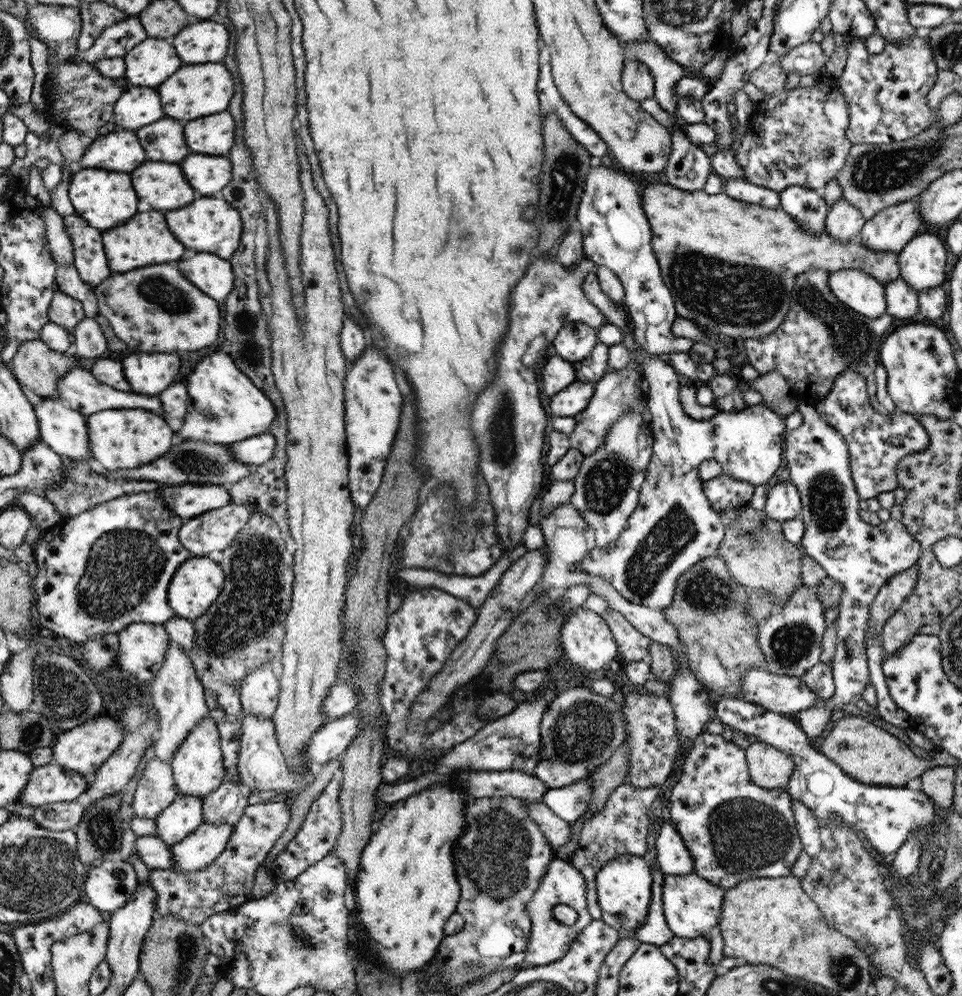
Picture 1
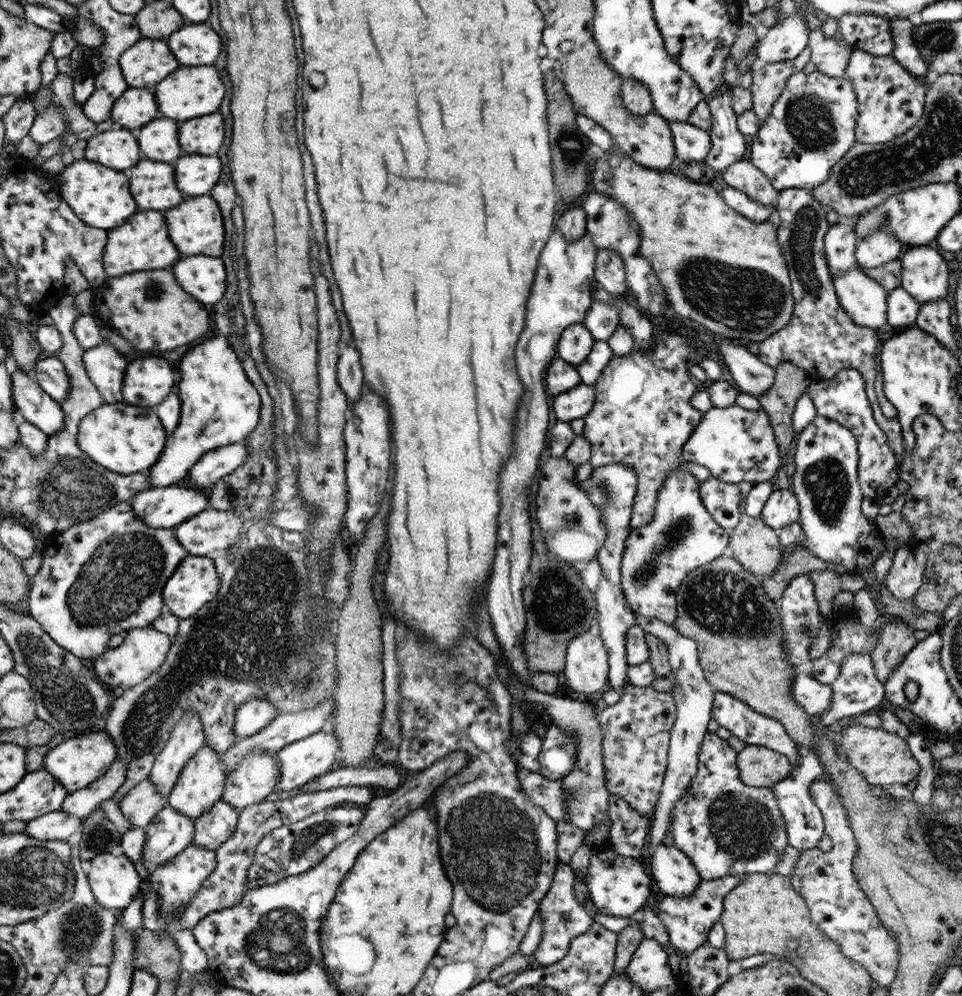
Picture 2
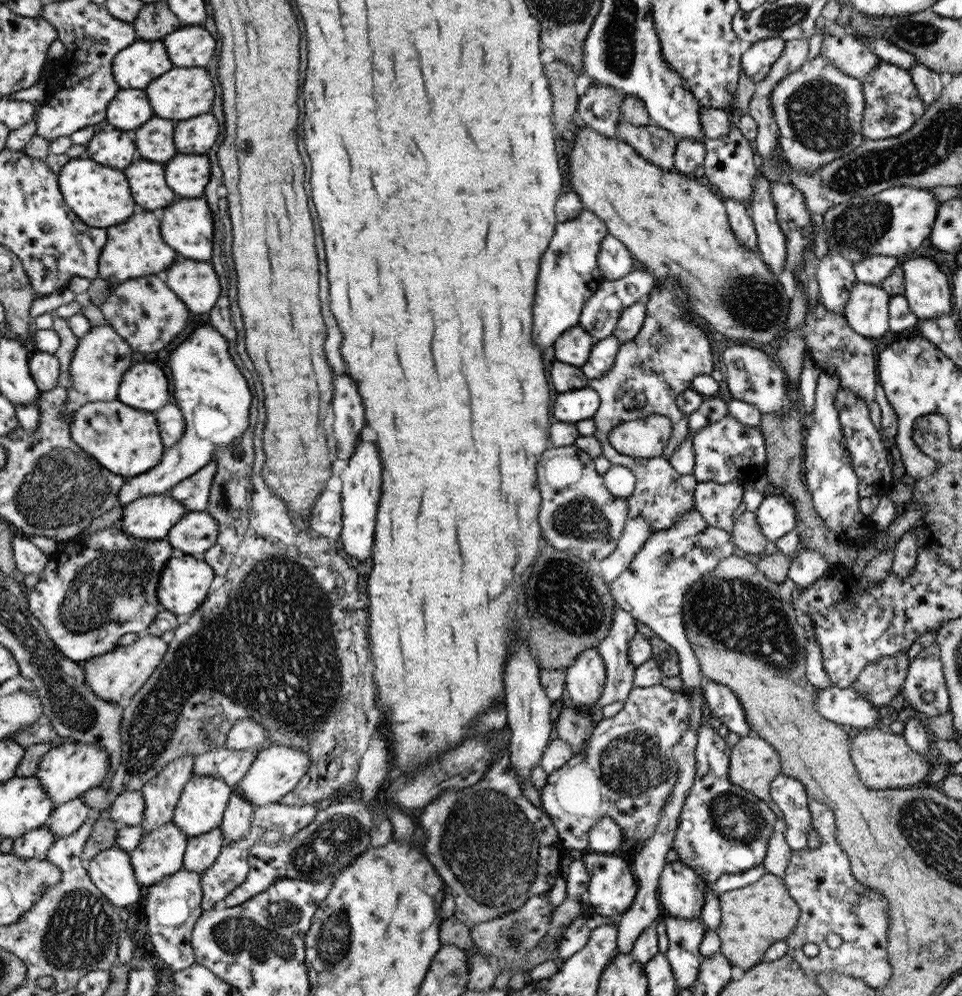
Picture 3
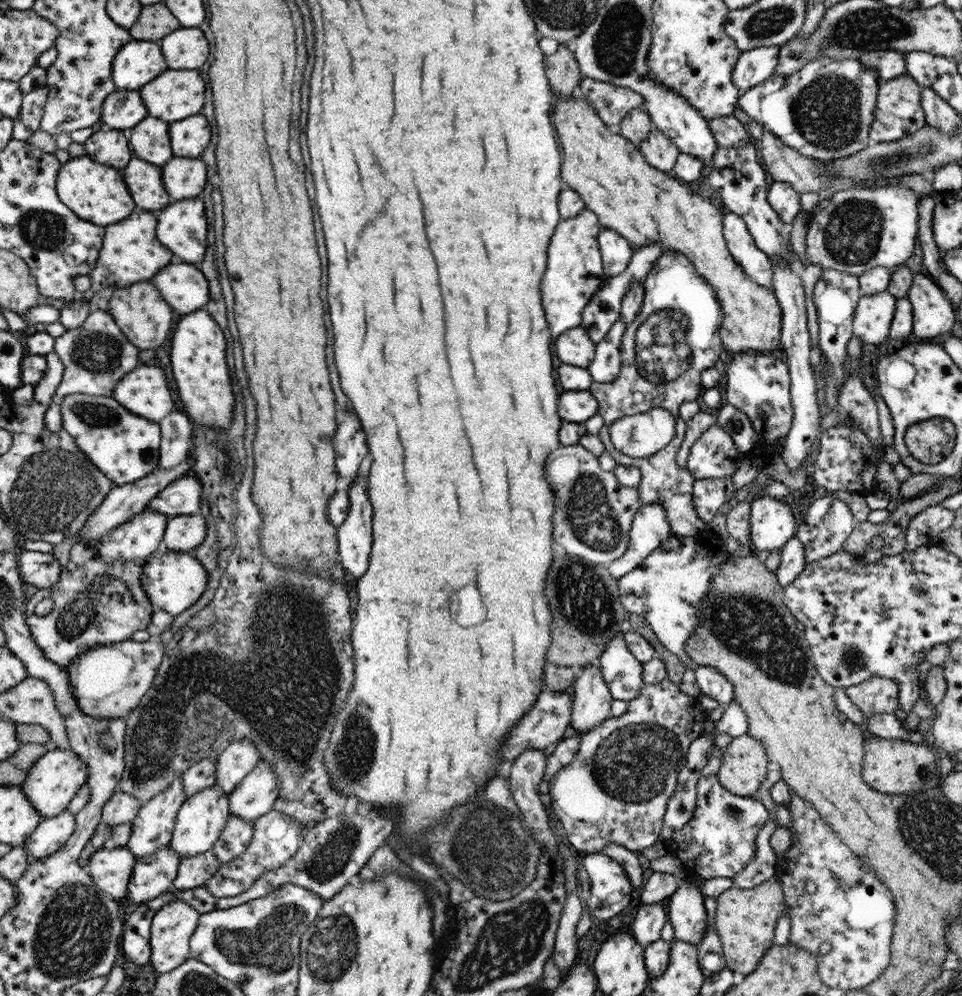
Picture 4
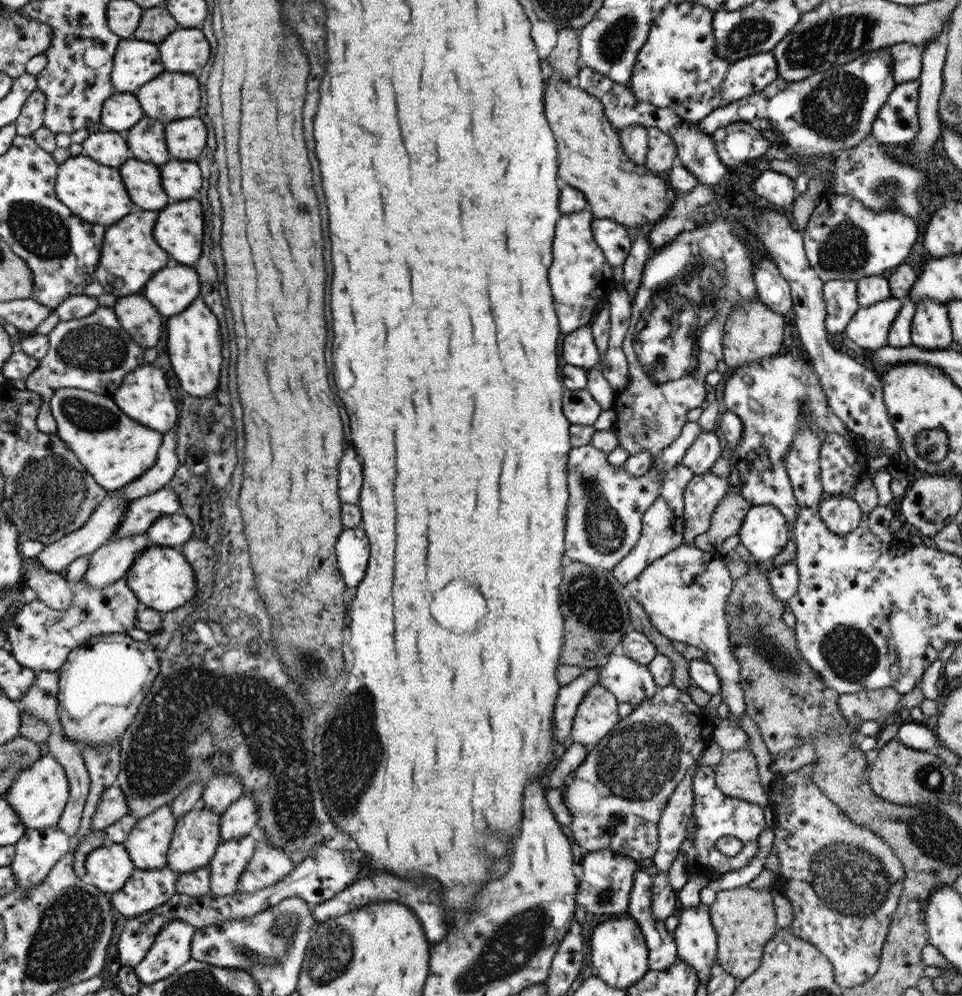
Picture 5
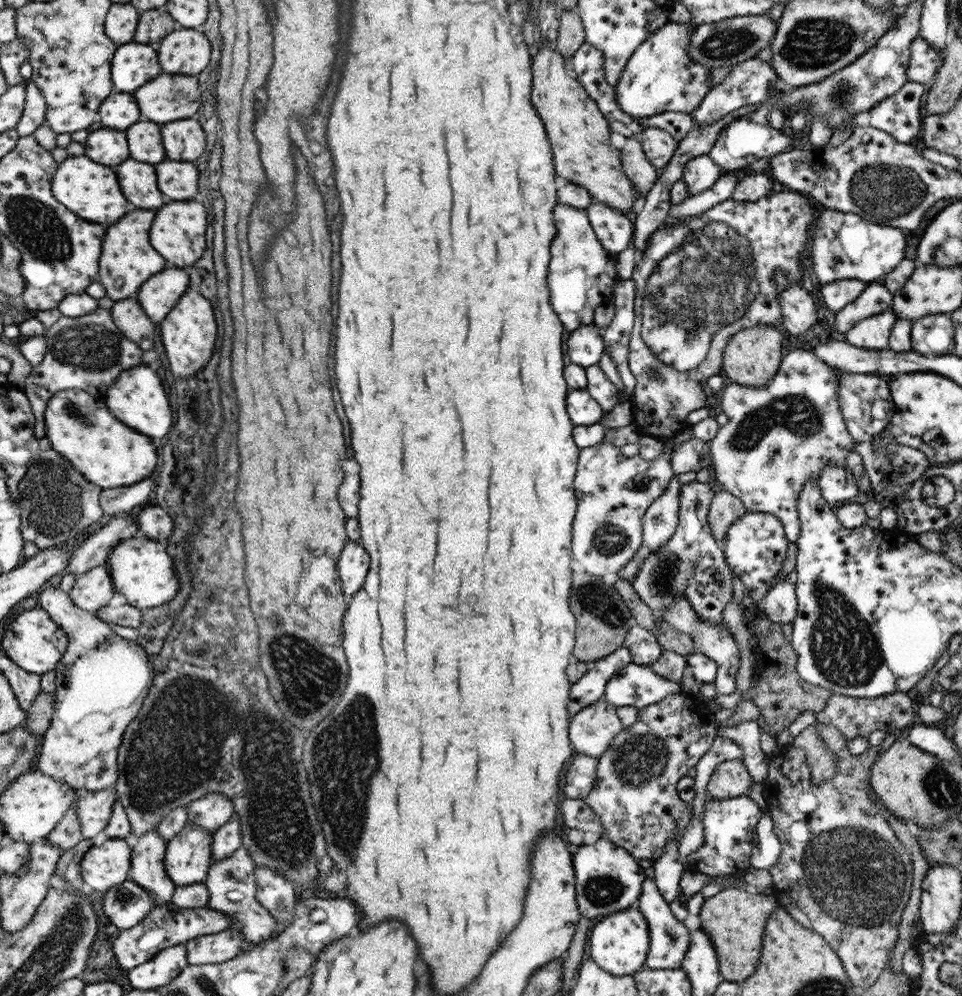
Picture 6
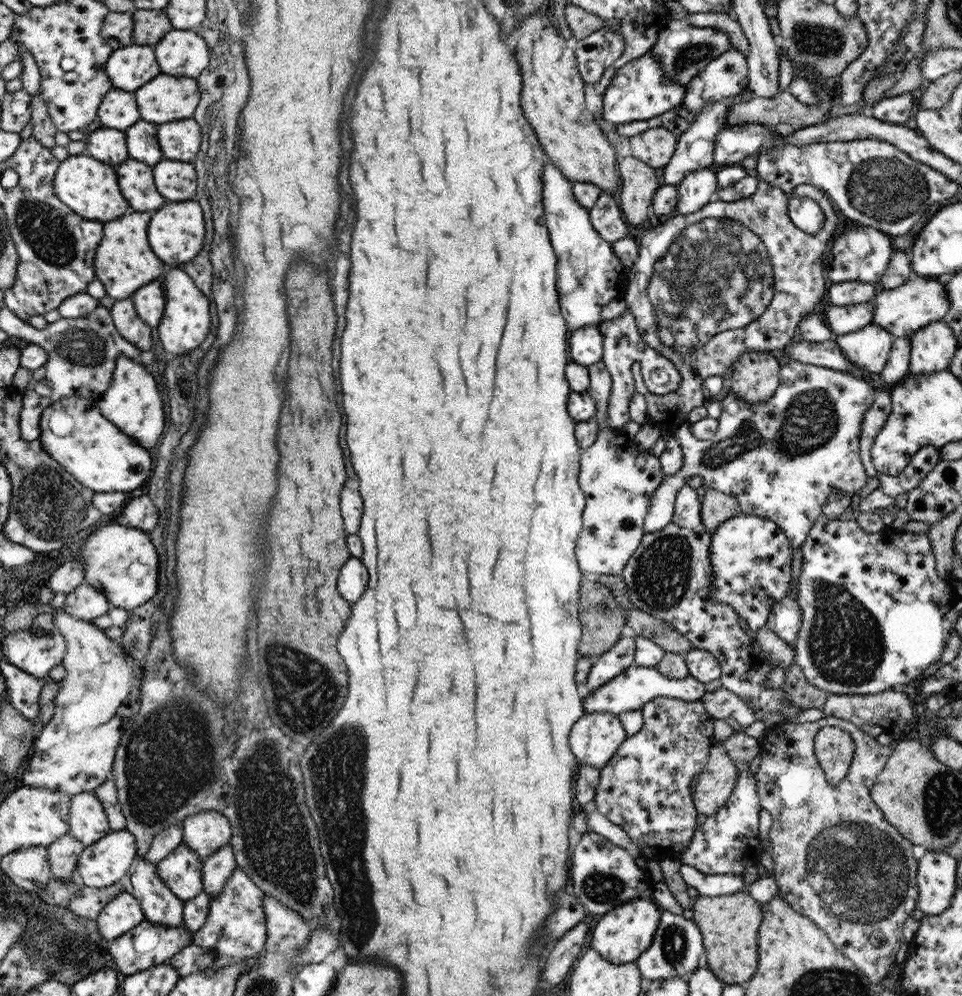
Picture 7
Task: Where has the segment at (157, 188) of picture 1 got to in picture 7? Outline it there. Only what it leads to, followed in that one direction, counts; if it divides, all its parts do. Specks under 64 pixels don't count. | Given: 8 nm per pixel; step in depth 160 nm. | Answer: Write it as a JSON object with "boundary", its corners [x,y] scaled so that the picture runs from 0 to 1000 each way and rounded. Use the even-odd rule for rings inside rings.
{"boundary":[[[131,161],[131,165],[123,167],[123,181],[127,181],[127,193],[131,193],[131,201],[143,213],[164,211],[168,207],[168,197],[164,195],[158,169],[143,161]]]}

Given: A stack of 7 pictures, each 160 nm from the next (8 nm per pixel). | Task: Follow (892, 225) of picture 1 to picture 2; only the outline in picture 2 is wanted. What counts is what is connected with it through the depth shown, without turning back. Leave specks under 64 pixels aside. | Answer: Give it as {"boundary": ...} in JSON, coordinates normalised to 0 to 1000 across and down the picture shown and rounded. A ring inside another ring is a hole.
{"boundary":[[[920,227],[910,231],[905,236],[892,243],[889,249],[890,264],[898,270],[917,268],[925,262],[933,260],[938,249],[935,243]]]}

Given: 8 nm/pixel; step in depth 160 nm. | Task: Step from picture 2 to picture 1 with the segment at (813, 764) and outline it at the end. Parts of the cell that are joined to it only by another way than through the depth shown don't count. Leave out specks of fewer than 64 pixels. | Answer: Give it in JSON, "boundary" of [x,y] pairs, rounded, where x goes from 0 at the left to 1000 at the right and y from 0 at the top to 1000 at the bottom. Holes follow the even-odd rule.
{"boundary":[[[830,408],[836,423],[832,429],[817,432],[815,458],[818,462],[820,484],[832,495],[832,519],[838,534],[832,550],[857,570],[860,578],[870,582],[876,593],[869,621],[869,653],[864,665],[867,697],[862,708],[838,711],[823,717],[840,740],[852,739],[865,724],[865,715],[874,713],[875,707],[891,706],[896,701],[900,687],[905,685],[900,661],[899,636],[904,609],[913,593],[932,574],[942,572],[956,560],[958,547],[940,530],[935,522],[922,522],[914,528],[904,528],[892,517],[893,499],[884,474],[881,447],[869,430],[863,428],[846,408]],[[828,803],[823,804],[823,813],[827,835],[830,835],[830,841],[835,847],[835,854],[846,861],[856,852],[854,843],[852,842],[853,829],[849,819],[843,811]]]}

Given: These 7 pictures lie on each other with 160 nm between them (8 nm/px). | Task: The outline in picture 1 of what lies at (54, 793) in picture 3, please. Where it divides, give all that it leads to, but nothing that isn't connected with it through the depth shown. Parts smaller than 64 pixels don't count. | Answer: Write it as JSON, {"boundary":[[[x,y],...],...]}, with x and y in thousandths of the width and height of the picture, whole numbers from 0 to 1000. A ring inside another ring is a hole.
{"boundary":[[[107,716],[106,719],[95,721],[93,725],[74,731],[72,734],[60,734],[58,742],[52,749],[55,765],[62,767],[69,773],[82,775],[94,786],[109,763],[126,750],[130,738],[128,729],[119,720]]]}

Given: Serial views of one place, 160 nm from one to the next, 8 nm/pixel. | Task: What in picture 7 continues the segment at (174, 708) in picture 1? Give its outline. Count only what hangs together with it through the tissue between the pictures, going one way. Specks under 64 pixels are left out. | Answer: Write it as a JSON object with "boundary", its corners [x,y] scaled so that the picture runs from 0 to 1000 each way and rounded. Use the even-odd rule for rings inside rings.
{"boundary":[[[143,861],[137,870],[135,888],[136,897],[147,905],[151,924],[170,930],[188,930],[191,927],[191,906],[164,880],[162,867]]]}

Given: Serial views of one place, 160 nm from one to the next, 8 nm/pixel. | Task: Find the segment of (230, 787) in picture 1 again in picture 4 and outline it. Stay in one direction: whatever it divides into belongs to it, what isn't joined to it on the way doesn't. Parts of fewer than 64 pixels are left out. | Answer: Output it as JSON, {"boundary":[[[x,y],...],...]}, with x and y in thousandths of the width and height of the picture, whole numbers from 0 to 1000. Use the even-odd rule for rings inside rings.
{"boundary":[[[220,852],[206,859],[192,859],[188,862],[180,892],[190,895],[213,890],[226,878],[230,866]]]}

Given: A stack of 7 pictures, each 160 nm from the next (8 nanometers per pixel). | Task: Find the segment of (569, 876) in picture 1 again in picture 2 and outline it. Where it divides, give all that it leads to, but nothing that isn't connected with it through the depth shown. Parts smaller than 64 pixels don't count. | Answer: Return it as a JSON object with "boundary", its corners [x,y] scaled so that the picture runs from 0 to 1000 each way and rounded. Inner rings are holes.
{"boundary":[[[581,867],[577,874],[575,890],[572,891],[567,902],[563,903],[559,919],[564,922],[565,938],[559,953],[554,958],[555,968],[558,970],[570,971],[587,963],[595,944],[604,938],[608,938],[616,930],[616,921],[609,916],[608,911],[597,900],[597,886],[599,886],[599,883],[600,879],[593,867]]]}

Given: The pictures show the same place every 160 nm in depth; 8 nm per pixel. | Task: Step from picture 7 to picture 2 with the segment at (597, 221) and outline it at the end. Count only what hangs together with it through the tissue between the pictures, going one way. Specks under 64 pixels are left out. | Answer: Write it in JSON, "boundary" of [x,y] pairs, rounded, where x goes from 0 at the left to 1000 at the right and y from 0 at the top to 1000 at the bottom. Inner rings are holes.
{"boundary":[[[622,250],[619,283],[630,293],[647,295],[653,293],[652,273],[649,261],[640,252]]]}

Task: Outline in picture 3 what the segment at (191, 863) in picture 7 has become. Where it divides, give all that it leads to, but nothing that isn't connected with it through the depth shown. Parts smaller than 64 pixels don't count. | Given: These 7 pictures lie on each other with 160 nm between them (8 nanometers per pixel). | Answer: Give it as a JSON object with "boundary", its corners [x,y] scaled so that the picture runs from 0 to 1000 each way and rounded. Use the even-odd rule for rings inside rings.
{"boundary":[[[201,778],[188,795],[180,826],[195,840],[222,834],[232,825],[242,794],[230,781]]]}

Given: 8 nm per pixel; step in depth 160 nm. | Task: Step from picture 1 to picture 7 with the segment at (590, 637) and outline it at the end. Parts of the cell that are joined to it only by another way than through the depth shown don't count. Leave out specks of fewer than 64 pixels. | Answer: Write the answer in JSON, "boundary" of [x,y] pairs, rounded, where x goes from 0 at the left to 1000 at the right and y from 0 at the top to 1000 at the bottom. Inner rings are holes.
{"boundary":[[[610,715],[594,734],[593,752],[606,768],[625,772],[644,752],[652,739],[643,718]]]}

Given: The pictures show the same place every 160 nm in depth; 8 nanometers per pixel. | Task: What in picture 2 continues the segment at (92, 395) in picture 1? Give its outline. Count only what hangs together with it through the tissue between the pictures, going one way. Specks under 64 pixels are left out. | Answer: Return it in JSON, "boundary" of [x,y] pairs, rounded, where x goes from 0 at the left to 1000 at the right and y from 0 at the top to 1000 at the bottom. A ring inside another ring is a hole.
{"boundary":[[[59,357],[42,360],[32,377],[56,402],[65,403],[72,393],[72,380],[67,364]]]}

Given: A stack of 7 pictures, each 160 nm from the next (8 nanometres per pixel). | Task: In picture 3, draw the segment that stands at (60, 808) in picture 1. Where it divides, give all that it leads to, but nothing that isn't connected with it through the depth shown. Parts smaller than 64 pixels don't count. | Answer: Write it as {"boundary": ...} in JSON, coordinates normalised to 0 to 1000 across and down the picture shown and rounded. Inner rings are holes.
{"boundary":[[[50,825],[45,829],[41,829],[27,838],[16,842],[12,857],[22,859],[23,861],[37,861],[38,859],[46,859],[49,853],[62,841],[49,831]]]}

